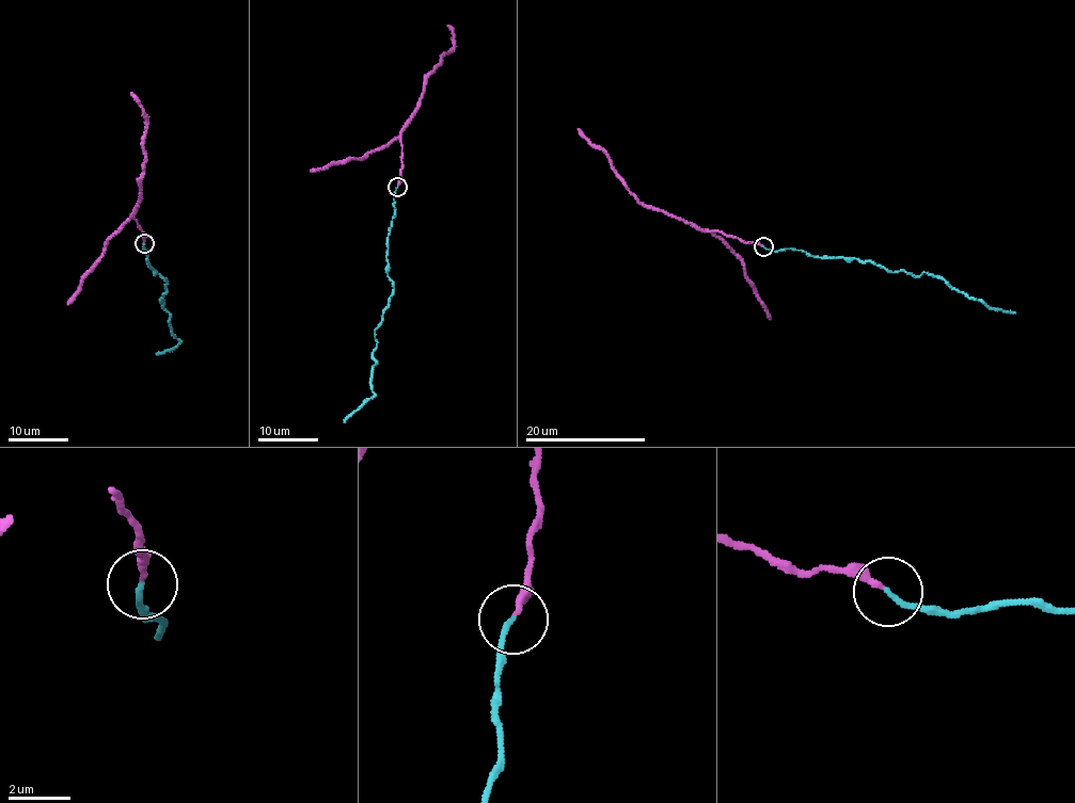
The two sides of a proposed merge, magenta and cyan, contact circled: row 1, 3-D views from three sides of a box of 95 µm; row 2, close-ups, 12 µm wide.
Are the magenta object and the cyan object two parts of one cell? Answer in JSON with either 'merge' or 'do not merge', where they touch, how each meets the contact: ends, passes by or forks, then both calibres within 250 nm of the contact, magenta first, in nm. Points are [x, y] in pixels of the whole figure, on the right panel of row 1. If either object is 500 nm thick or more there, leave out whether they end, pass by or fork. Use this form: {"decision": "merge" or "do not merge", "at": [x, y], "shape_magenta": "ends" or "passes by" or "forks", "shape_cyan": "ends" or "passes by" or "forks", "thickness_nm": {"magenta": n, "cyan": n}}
{"decision": "merge", "at": [763, 246], "shape_magenta": "ends", "shape_cyan": "ends", "thickness_nm": {"magenta": 240, "cyan": 170}}

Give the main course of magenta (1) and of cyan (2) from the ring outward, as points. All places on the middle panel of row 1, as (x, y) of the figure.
1: (397, 186), (401, 129), (423, 94), (424, 77), (440, 65), (453, 47), (454, 31), (447, 25)
2: (397, 188), (386, 261), (394, 294), (375, 330), (376, 363), (372, 382), (375, 395), (344, 422)

